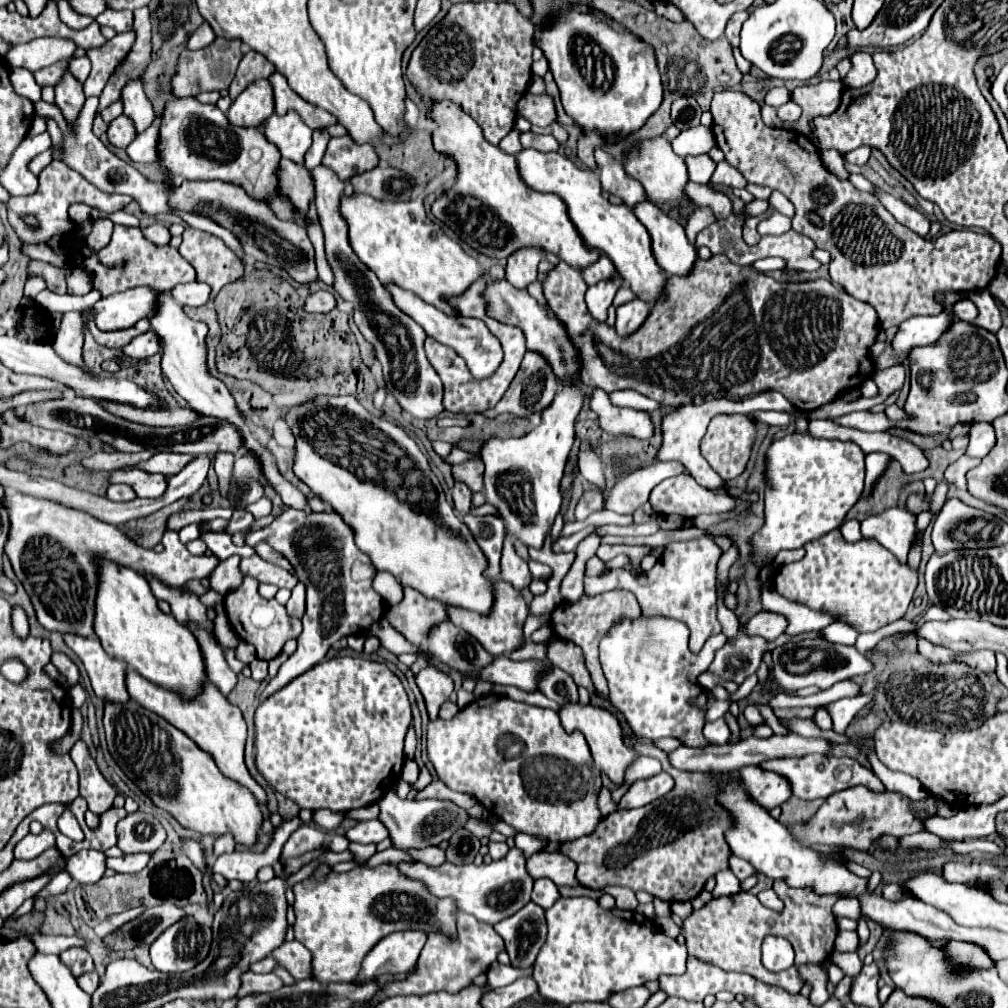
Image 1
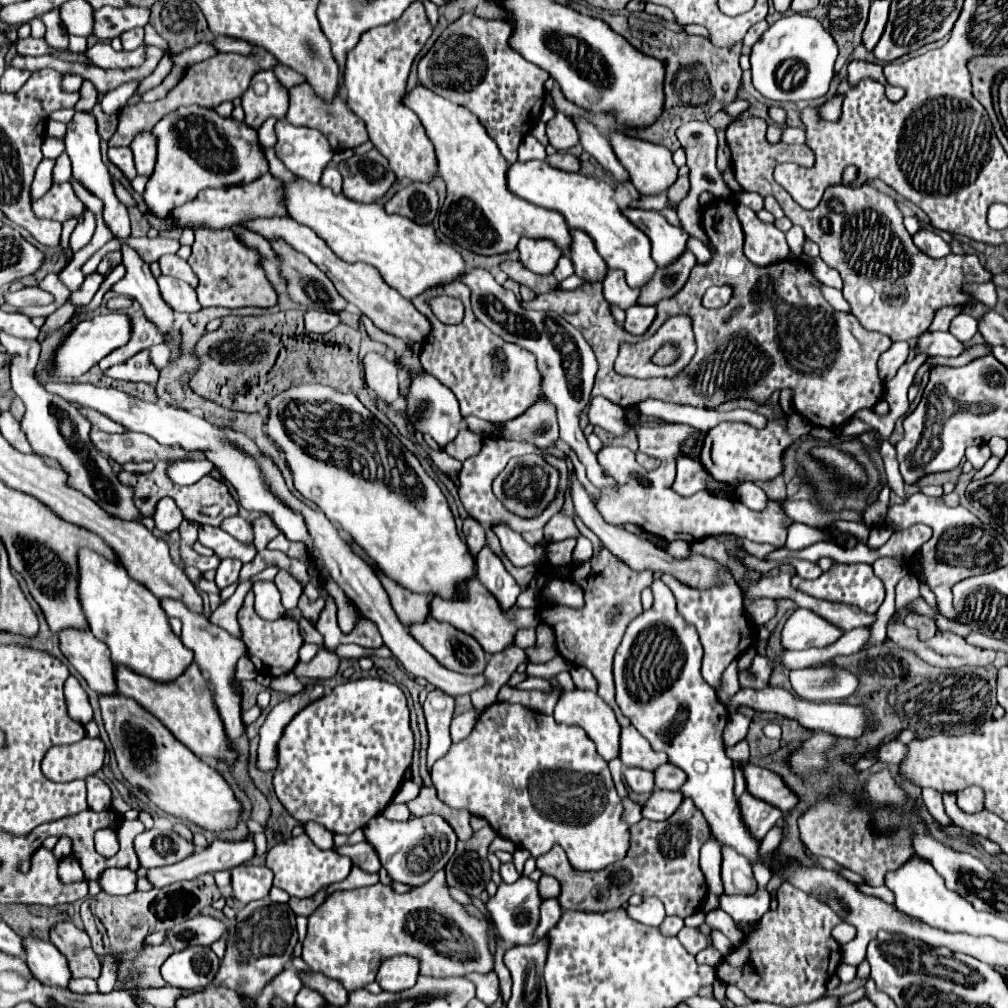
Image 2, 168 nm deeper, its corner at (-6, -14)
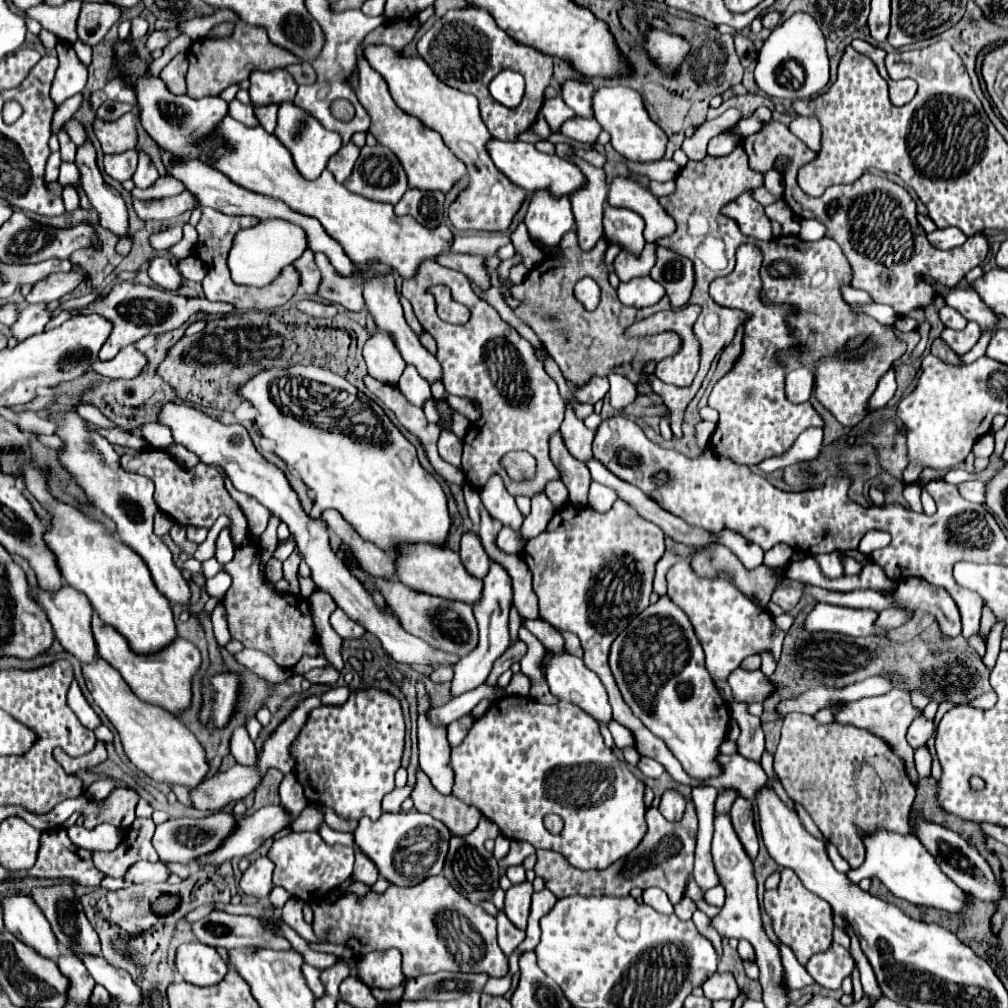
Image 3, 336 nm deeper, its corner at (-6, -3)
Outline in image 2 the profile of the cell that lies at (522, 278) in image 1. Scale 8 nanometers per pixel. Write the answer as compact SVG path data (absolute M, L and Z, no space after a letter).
M524 236L518 242L518 250L520 262L534 274L552 274L558 258L562 256L562 250L552 240L546 238Z

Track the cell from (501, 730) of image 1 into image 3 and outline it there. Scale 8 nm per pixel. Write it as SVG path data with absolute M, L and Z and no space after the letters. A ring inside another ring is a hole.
M514 695L494 699L490 709L474 721L464 741L452 747L450 765L454 769L454 797L478 807L508 839L528 841L536 849L554 849L578 869L610 867L614 861L628 855L646 833L642 781L638 781L628 765L618 761L604 745L596 719L572 703L542 705L532 697ZM550 813L560 815L564 821L560 835L552 835L542 823Z

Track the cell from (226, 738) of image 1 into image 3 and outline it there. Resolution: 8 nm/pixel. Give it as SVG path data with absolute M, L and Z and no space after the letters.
M94 615L94 619L92 619L92 633L94 633L96 645L98 645L100 657L104 661L108 661L114 669L120 671L124 681L130 685L130 689L142 701L154 703L178 717L190 709L190 705L192 705L192 677L196 675L196 671L200 669L200 663L202 663L200 651L190 641L178 637L174 643L170 643L160 653L136 655L130 651L124 637L116 629L112 629L110 625L102 623L98 619L98 615Z

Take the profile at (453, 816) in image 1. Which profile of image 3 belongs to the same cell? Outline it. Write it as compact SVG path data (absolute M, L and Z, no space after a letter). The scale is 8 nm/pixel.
M412 809L408 813L382 813L378 821L362 817L358 829L354 831L354 841L376 863L382 877L386 877L394 885L410 887L430 875L442 873L450 831L446 829L446 825L442 825L442 821Z

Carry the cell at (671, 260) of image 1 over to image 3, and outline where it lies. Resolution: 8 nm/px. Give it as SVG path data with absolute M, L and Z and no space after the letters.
M616 177L608 191L608 203L614 207L626 207L638 213L646 221L646 241L656 243L662 237L668 237L676 229L676 221L660 201L644 189L638 181L630 177Z

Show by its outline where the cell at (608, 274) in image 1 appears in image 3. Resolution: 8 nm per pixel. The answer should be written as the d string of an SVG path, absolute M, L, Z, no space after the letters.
M572 157L572 161L580 165L582 173L588 179L584 189L570 195L570 201L576 221L578 245L582 251L590 251L602 239L602 209L604 209L604 199L608 195L608 187L602 169L586 165L586 161L578 157Z

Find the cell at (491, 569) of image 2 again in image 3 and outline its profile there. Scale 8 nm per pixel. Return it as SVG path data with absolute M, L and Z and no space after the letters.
M490 561L490 569L484 577L484 591L482 591L482 599L478 603L478 609L474 609L476 621L478 621L478 629L480 629L480 643L478 647L462 657L456 665L454 665L454 679L452 679L452 695L460 695L464 691L476 689L480 683L486 681L486 677L492 671L494 661L508 649L510 645L510 637L508 637L508 611L512 607L512 579L508 575L508 571L496 563Z

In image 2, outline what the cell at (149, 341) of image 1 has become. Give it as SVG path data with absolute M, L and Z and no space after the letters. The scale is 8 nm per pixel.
M142 350L142 352L138 352L136 356L132 356L130 360L108 368L104 374L110 376L110 378L114 378L114 380L146 382L146 384L150 384L150 386L154 386L154 384L158 382L158 370L156 370L156 366L150 362L148 350Z

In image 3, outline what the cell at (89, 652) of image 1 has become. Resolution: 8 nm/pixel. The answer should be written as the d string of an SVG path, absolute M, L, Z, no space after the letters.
M64 585L64 589L60 589L58 593L48 593L42 589L30 589L34 599L46 609L46 615L54 627L54 635L60 641L60 645L72 653L82 665L88 665L90 661L94 661L98 657L98 647L92 635L92 605L90 601L76 589L72 589L70 585Z

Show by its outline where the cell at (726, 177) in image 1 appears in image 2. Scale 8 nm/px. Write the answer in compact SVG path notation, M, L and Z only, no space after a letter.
M742 192L742 196L738 196L738 198L740 198L740 204L752 208L754 212L760 212L764 208L764 198L754 192Z

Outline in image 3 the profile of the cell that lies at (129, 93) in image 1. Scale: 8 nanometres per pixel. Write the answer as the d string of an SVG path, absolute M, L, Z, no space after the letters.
M140 149L138 153L140 153L138 155L138 169L136 169L132 179L134 179L136 187L146 189L146 187L150 187L158 179L158 169L154 167L154 163L152 163L152 159L150 159L150 155L146 151Z

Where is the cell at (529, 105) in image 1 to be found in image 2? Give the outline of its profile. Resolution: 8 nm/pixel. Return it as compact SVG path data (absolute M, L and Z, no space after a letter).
M556 112L556 116L548 122L546 132L548 132L550 144L560 152L566 152L580 142L580 136L578 136L578 130L574 128L574 122L568 116L564 116L562 112Z

